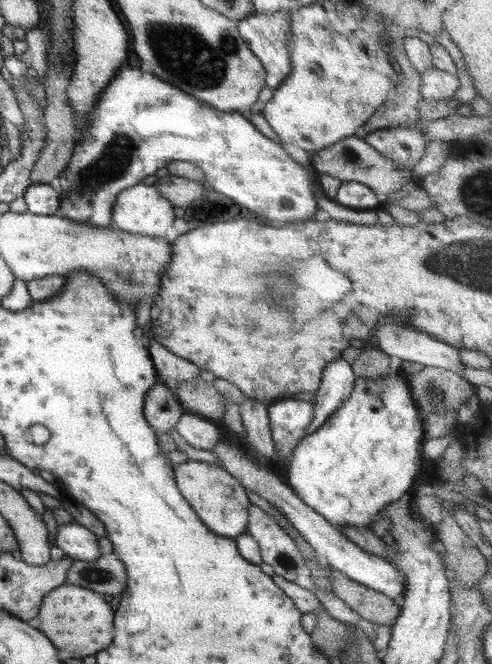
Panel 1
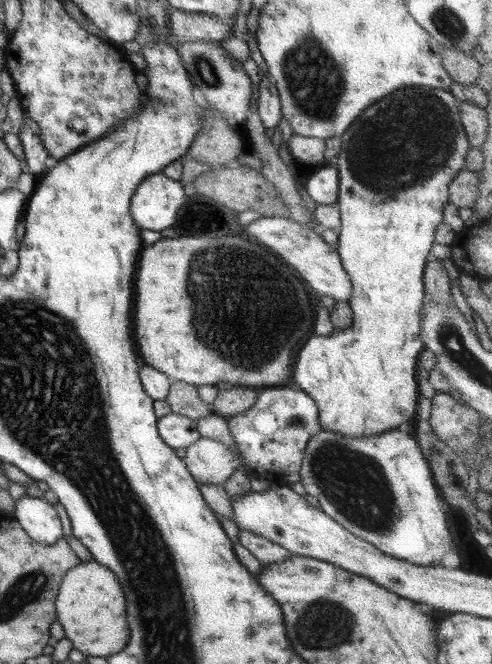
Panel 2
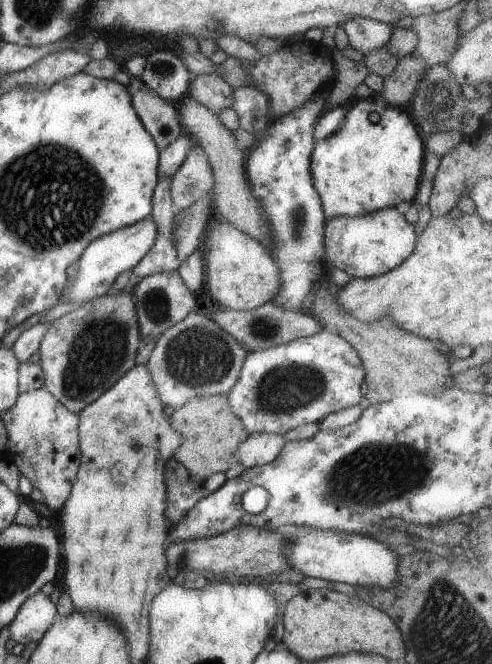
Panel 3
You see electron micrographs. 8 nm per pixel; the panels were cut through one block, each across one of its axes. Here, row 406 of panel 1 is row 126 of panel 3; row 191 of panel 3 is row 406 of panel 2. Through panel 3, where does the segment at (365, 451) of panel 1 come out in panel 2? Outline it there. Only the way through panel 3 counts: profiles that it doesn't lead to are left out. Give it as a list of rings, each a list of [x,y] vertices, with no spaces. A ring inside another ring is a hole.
[[[424,86],[404,87],[402,90],[394,91],[388,98],[378,100],[376,104],[372,104],[370,108],[366,108],[358,120],[344,131],[342,136],[342,152],[338,156],[336,169],[339,174],[339,190],[337,205],[340,211],[341,226],[339,231],[339,240],[337,252],[341,259],[344,271],[352,281],[352,297],[348,302],[353,312],[353,322],[350,328],[338,329],[334,328],[330,336],[319,336],[314,334],[305,340],[302,349],[296,356],[294,362],[294,370],[292,370],[292,381],[308,396],[312,396],[312,400],[318,406],[318,416],[322,424],[322,430],[328,432],[338,432],[342,436],[350,436],[350,438],[366,438],[366,436],[374,436],[374,434],[382,434],[388,430],[398,430],[402,424],[415,426],[417,419],[417,404],[420,398],[418,390],[418,360],[419,355],[425,350],[424,343],[420,340],[421,316],[420,308],[425,303],[426,290],[424,288],[423,273],[426,269],[427,262],[430,260],[430,250],[435,243],[435,231],[439,224],[443,223],[443,210],[449,203],[450,198],[450,181],[464,169],[466,163],[466,155],[471,148],[468,142],[468,136],[464,132],[464,126],[460,120],[460,101],[449,91],[440,88],[430,88]]]

